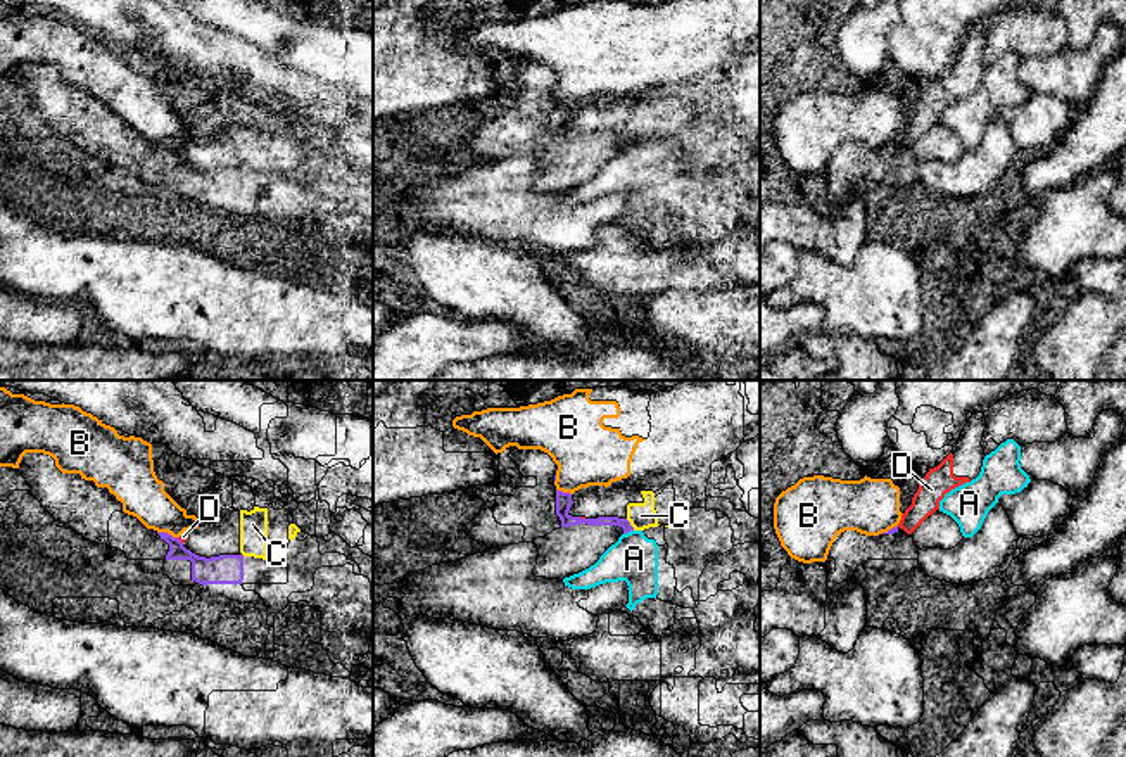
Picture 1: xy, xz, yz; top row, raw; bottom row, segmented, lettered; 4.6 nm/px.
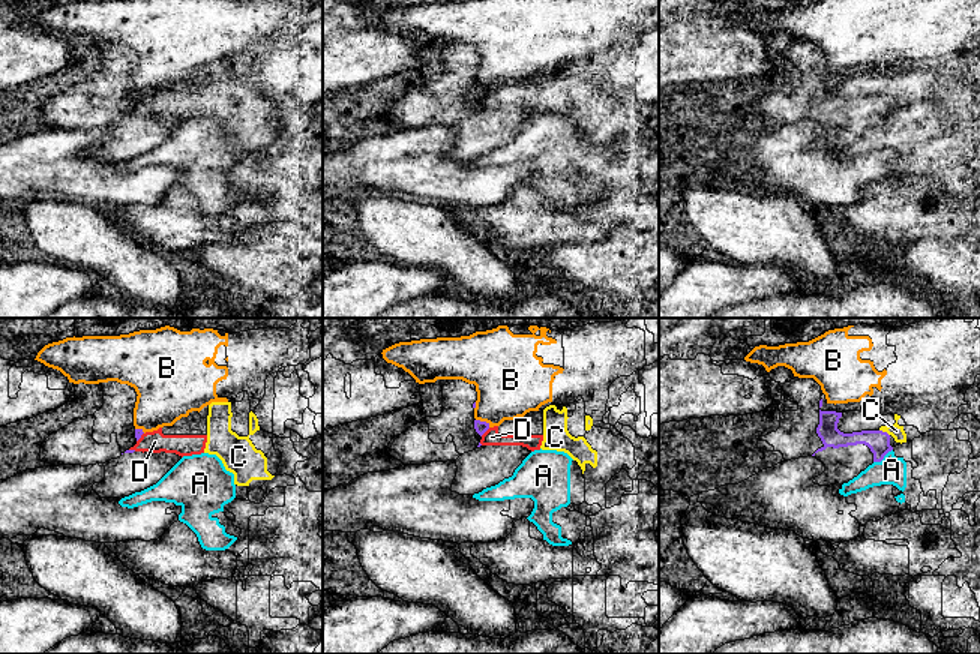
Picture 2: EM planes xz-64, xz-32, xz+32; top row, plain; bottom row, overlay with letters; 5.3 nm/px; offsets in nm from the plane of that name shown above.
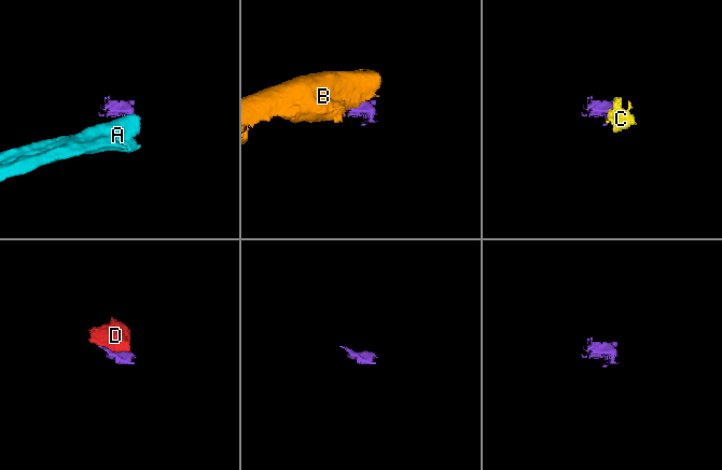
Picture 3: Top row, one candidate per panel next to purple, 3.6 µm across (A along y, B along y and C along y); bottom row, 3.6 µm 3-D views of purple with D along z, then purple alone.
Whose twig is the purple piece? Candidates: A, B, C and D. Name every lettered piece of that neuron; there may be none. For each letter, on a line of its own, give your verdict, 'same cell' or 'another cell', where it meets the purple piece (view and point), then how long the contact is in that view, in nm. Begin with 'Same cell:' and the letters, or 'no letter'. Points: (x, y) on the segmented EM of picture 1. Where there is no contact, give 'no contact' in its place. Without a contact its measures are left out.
Same cell: no letter
A: another cell; contact xz (627, 531); length 50 nm
B: another cell; contact xy (166, 533); length 100 nm
C: another cell; contact xz (629, 524); length 70 nm
D: another cell; contact xy (180, 541); length 40 nm

